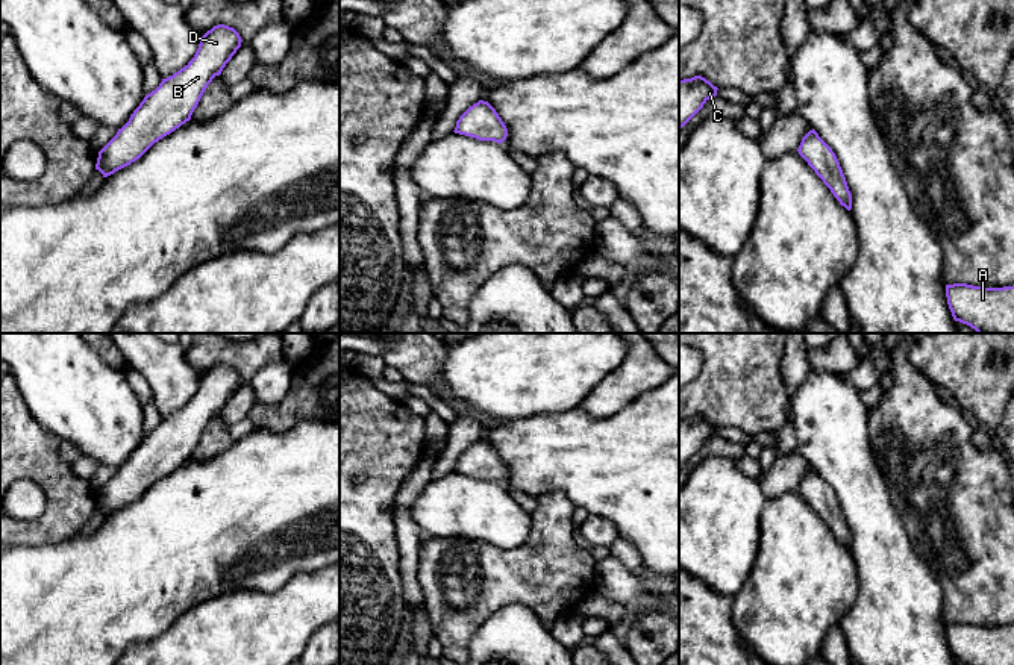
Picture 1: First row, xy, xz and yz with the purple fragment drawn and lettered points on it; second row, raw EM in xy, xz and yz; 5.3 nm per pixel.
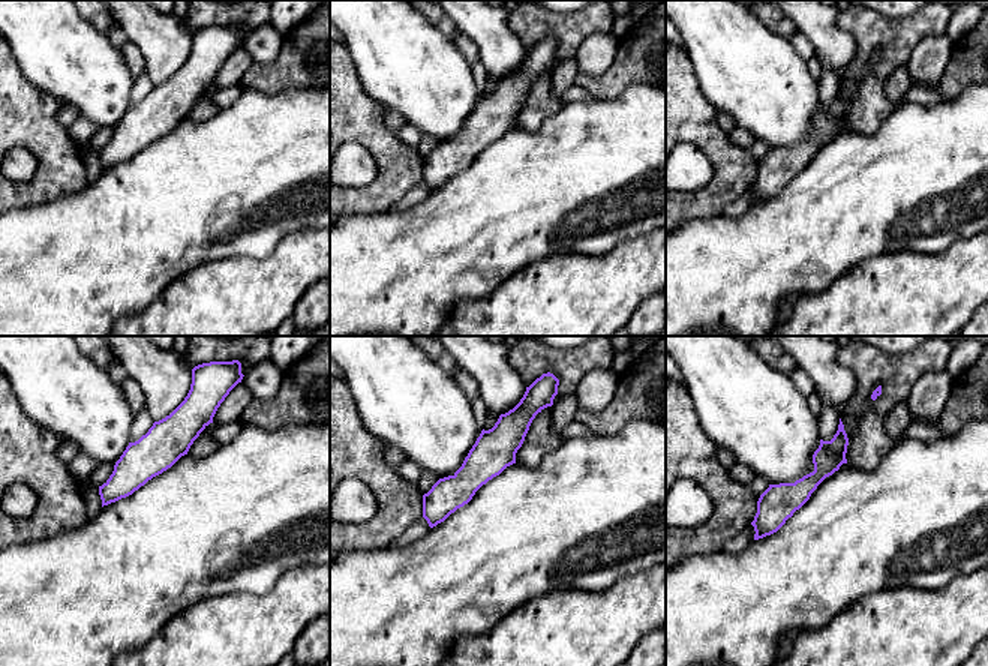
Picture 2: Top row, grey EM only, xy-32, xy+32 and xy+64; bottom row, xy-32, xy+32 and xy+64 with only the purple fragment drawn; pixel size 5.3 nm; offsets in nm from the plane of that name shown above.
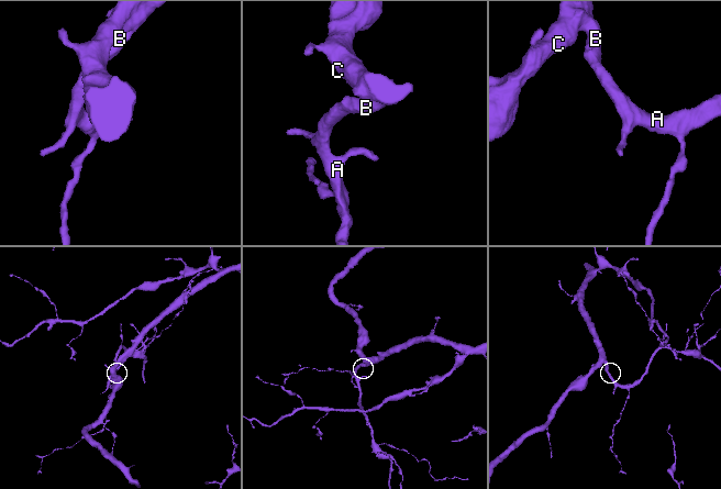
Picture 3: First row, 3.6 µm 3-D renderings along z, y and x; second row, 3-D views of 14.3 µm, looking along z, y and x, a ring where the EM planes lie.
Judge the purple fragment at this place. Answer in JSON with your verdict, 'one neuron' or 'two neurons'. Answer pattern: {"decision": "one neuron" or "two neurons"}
{"decision": "one neuron"}

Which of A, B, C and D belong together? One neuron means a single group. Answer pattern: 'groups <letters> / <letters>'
groups A B C D

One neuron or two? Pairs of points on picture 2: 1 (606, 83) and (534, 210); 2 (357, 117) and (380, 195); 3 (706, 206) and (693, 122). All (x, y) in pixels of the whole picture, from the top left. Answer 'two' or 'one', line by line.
1: two
2: one
3: one

